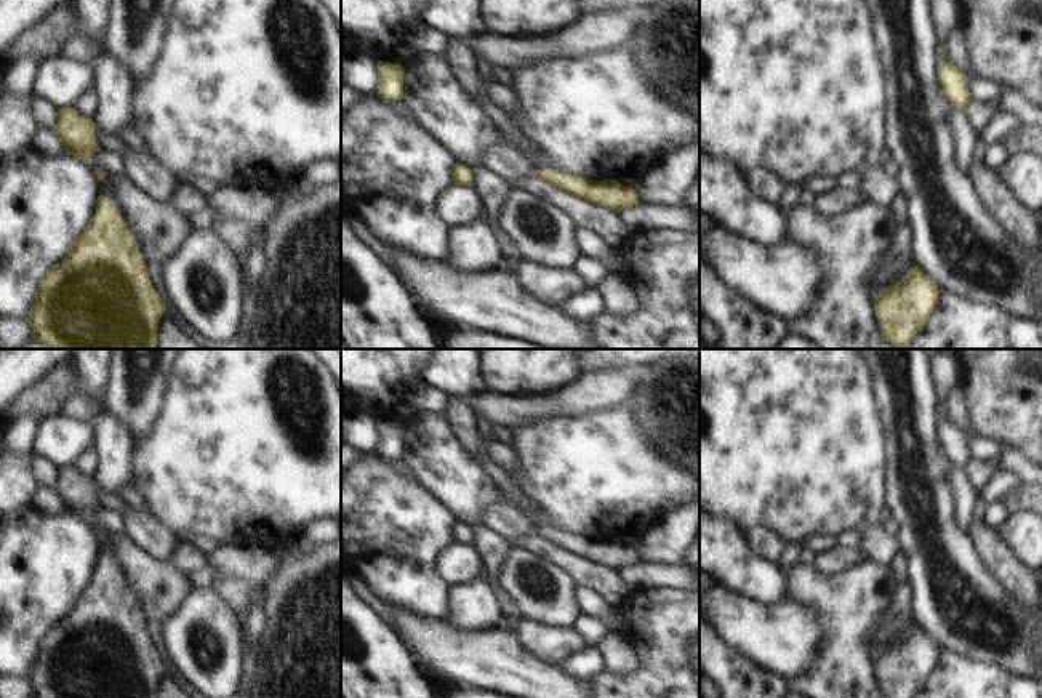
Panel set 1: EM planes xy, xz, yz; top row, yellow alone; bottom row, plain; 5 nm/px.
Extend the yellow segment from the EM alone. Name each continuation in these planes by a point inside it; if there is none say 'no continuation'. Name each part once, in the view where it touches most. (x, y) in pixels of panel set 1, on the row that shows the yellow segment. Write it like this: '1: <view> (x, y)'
no continuation

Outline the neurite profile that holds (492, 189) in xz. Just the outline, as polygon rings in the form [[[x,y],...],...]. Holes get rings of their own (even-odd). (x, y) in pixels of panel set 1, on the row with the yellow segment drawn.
[[[482,165],[467,166],[472,174],[472,189],[479,197],[485,218],[490,224],[491,232],[495,234],[496,245],[503,251],[503,256],[511,259],[512,263],[520,261],[520,251],[501,229],[499,229],[499,211],[511,192],[509,183],[501,176],[488,171]]]

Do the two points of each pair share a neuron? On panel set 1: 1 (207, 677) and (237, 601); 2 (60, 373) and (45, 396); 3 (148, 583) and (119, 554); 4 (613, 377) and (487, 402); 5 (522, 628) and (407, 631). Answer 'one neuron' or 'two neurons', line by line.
1: two neurons
2: one neuron
3: one neuron
4: one neuron
5: two neurons

